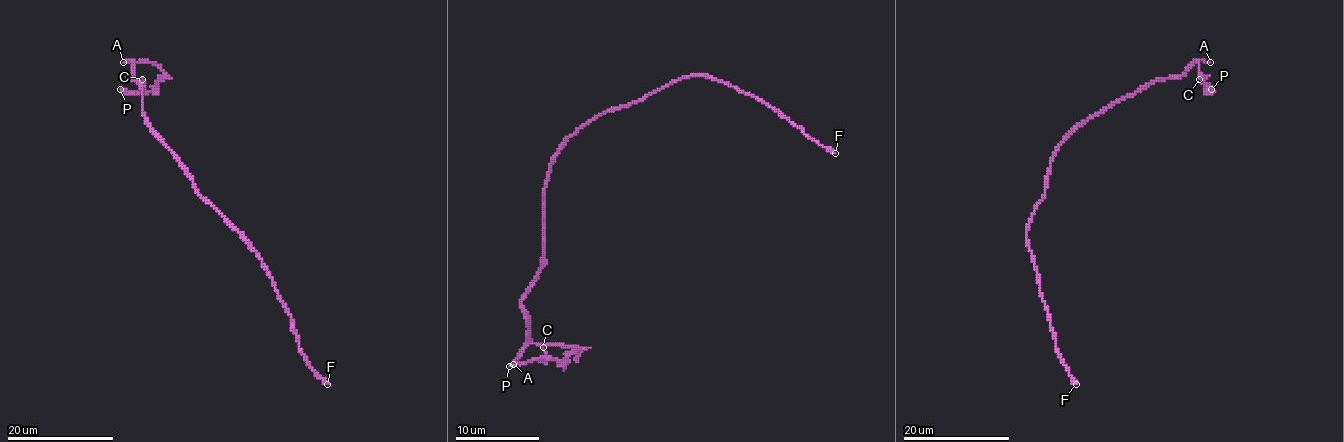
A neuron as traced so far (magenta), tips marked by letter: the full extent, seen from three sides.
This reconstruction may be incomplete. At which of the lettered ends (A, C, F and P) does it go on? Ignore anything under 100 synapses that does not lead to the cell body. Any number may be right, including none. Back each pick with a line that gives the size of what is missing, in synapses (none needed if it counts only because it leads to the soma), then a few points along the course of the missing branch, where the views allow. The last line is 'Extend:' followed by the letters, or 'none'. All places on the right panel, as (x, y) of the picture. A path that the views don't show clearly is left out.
A: Roughly 130 synapses
Extend: A

